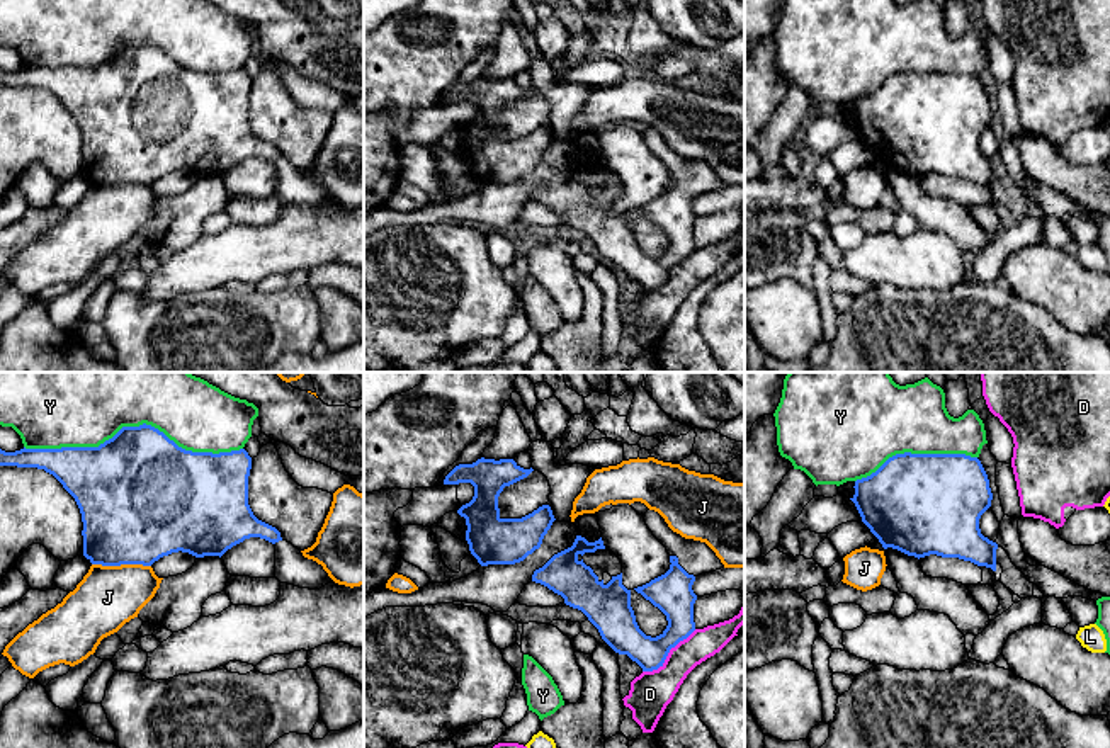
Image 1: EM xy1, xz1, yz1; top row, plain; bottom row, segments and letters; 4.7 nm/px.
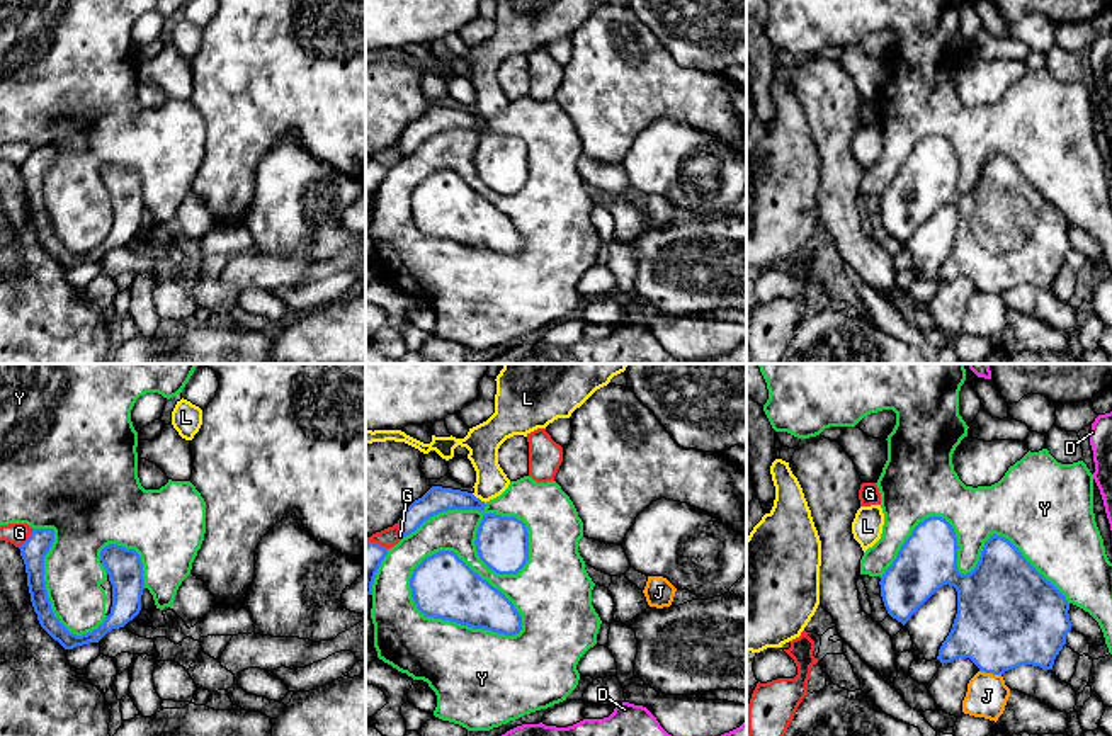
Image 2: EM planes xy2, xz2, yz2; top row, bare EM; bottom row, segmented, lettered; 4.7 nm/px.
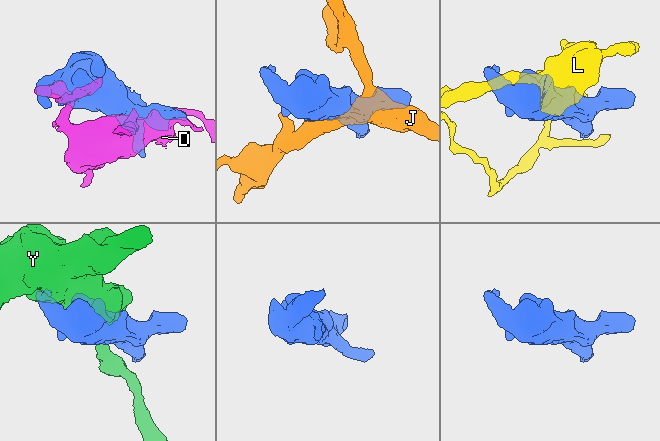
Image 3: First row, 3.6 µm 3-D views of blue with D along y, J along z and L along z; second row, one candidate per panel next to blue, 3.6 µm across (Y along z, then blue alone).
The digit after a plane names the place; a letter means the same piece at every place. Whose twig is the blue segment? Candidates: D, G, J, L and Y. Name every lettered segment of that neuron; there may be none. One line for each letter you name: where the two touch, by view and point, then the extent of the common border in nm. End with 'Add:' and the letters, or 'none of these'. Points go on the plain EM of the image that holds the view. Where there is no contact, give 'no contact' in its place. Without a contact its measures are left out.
Add: none of these

